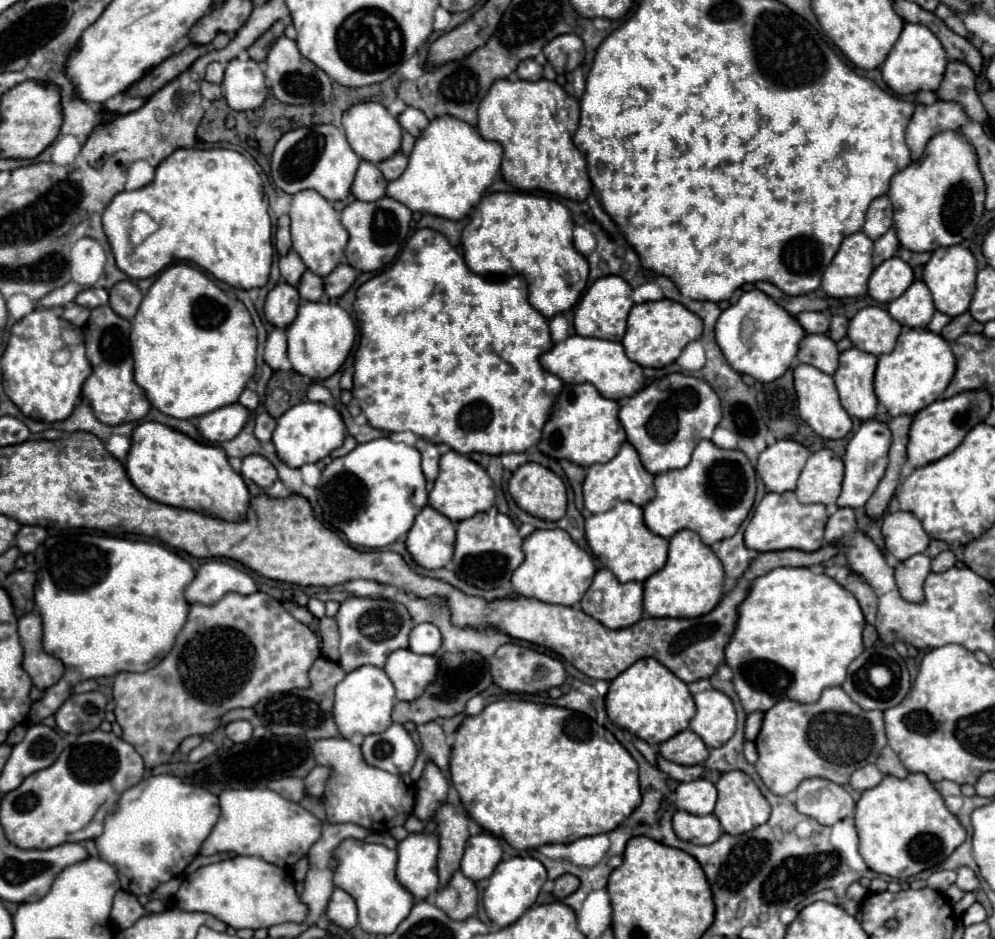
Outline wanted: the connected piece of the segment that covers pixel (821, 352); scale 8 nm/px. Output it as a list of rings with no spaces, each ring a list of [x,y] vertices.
[[[805,335],[799,343],[797,361],[809,363],[827,375],[833,375],[839,363],[839,351],[829,335]]]

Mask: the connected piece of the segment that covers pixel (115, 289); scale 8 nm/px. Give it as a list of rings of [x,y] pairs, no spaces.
[[[119,281],[117,285],[111,287],[109,291],[109,307],[123,319],[133,319],[139,305],[141,305],[143,293],[139,287],[131,281]]]

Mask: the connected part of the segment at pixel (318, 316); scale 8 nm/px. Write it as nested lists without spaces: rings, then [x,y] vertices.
[[[303,301],[299,305],[295,321],[285,331],[287,331],[289,363],[297,373],[315,381],[331,377],[345,363],[357,333],[349,313],[343,307],[339,307],[337,303],[311,303],[311,301]]]

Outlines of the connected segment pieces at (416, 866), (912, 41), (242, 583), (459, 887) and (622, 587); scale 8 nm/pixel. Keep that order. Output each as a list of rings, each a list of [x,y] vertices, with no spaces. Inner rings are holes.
[[[411,833],[397,845],[397,881],[417,899],[439,889],[437,877],[437,835]]]
[[[905,23],[897,43],[889,51],[889,55],[881,67],[881,75],[883,75],[883,81],[897,95],[909,95],[909,93],[917,93],[917,91],[937,91],[939,83],[943,79],[945,67],[947,67],[947,53],[943,49],[941,41],[937,41],[937,37],[925,25]]]
[[[207,561],[197,569],[193,583],[185,589],[185,599],[189,603],[213,605],[231,591],[251,595],[257,591],[257,585],[245,571],[225,561]]]
[[[455,871],[445,887],[435,895],[435,905],[443,909],[455,921],[463,921],[475,915],[477,909],[477,887],[461,871]]]
[[[601,569],[601,571],[597,571],[597,575],[593,579],[593,585],[589,587],[587,595],[583,597],[581,609],[587,615],[591,615],[593,619],[597,619],[599,623],[603,623],[605,627],[609,627],[609,629],[623,629],[623,627],[635,625],[641,619],[641,615],[643,615],[643,585],[637,583],[637,581],[619,583],[609,569]],[[595,591],[601,591],[603,593],[603,603],[601,605],[591,601],[591,595]]]

